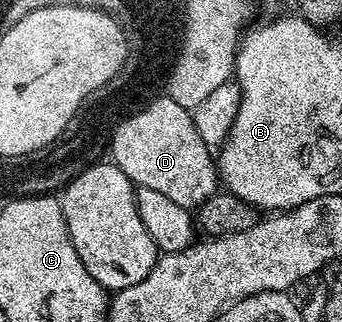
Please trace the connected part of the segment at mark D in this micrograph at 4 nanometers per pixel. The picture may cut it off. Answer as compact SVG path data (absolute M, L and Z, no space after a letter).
M158 102L152 110L140 112L139 118L127 122L127 125L115 137L115 165L121 168L121 172L125 172L125 176L129 176L136 187L153 188L169 200L188 208L199 207L217 193L221 182L217 162L213 157L212 147L207 146L205 140L201 140L201 132L197 132L192 111L180 106L173 108L171 102Z

